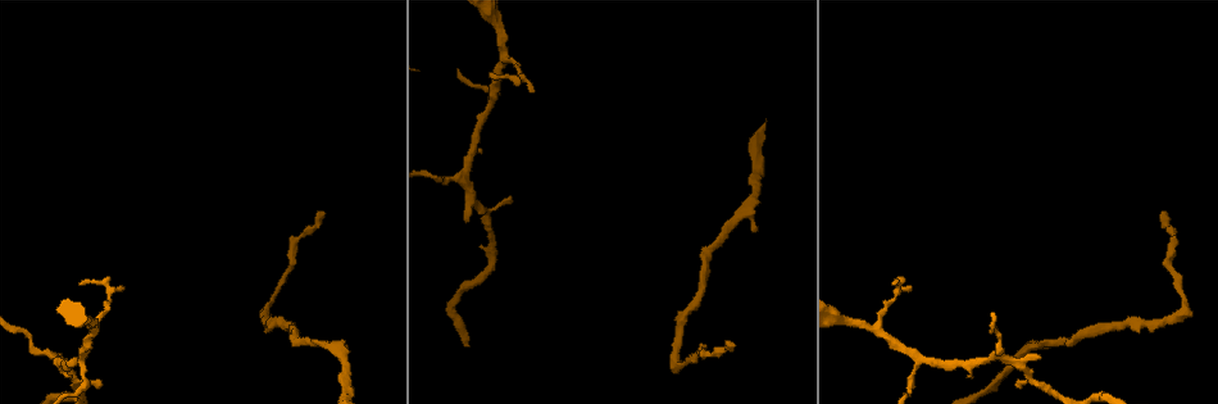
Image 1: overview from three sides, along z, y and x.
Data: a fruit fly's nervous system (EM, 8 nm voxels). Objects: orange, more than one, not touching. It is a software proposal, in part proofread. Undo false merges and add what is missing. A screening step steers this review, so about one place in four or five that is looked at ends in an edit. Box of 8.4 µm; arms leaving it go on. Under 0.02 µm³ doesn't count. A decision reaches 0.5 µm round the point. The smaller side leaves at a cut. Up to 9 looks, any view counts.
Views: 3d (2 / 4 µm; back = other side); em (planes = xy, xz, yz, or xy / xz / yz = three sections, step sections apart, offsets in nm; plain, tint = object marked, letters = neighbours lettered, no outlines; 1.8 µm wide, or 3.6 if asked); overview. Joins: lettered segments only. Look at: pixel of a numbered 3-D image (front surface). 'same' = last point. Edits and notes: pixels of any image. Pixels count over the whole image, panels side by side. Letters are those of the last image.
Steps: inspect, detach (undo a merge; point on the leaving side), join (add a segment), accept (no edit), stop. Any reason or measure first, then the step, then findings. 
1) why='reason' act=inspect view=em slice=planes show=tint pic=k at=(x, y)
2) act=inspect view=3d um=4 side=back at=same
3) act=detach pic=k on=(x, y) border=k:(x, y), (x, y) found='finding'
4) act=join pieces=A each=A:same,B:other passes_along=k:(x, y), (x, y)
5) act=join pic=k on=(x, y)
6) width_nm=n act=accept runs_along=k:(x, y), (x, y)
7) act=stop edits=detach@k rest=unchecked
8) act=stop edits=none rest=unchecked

act=inspect view=em um=3.6 slice=planes show=letters pic=1 at=(678, 364)

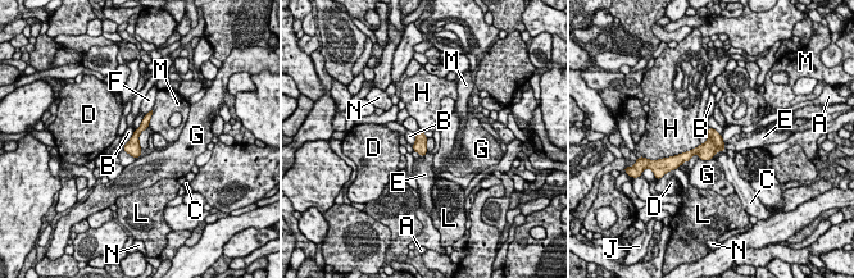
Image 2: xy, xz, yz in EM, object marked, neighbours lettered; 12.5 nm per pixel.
width_nm=160 act=join pieces=E each=A:other,B:other,C:other,D:other,E:same,F:other,G:other,H:other,J:other,L:other,M:other,N:other found='the neuron continues'

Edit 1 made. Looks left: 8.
why='see it whole again' act=inspect view=overview

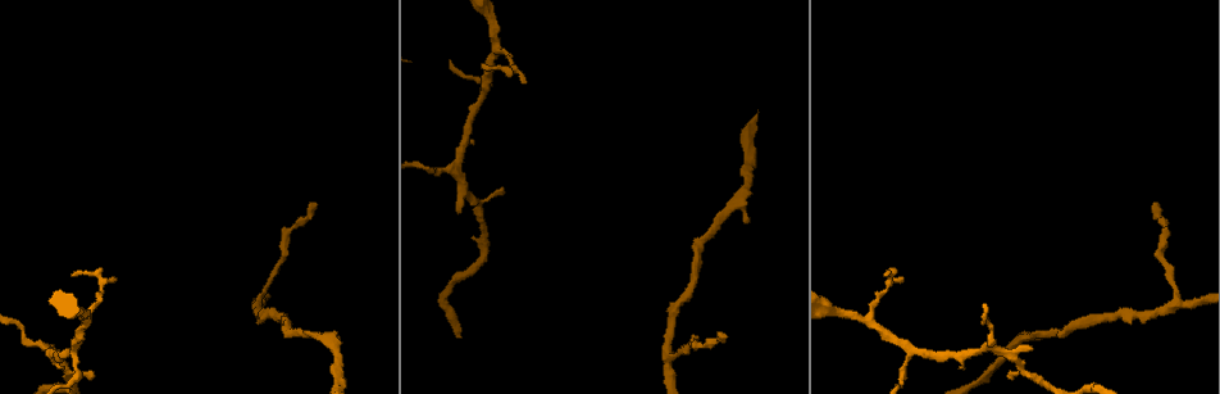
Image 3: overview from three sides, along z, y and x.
why='thin end' act=inspect view=em slice=yz step=4 show=letters pic=3 at=(723, 339)

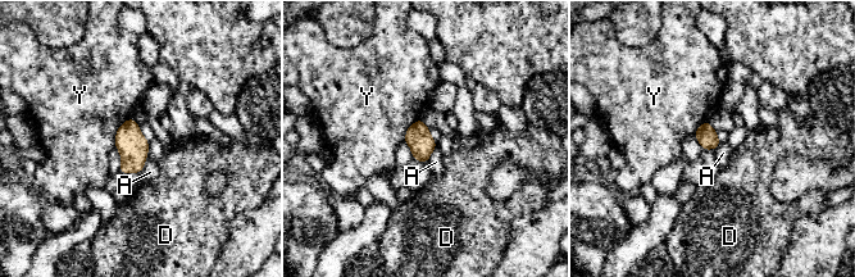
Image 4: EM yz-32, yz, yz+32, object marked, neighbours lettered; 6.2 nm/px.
act=inspect view=em slice=planes show=letters at=same

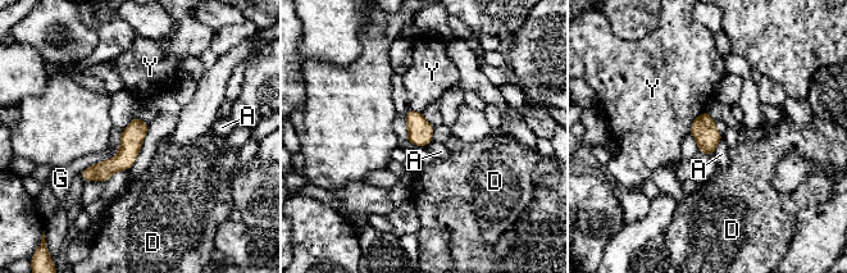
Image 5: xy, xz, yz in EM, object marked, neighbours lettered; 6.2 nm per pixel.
act=accept each=A:other,D:other,G:other,Y:other runs_along=5:(144, 126), (114, 164), (83, 176) found='none of them fits'

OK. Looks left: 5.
act=inspect view=em slice=planes show=tint pic=3 at=(978, 352)

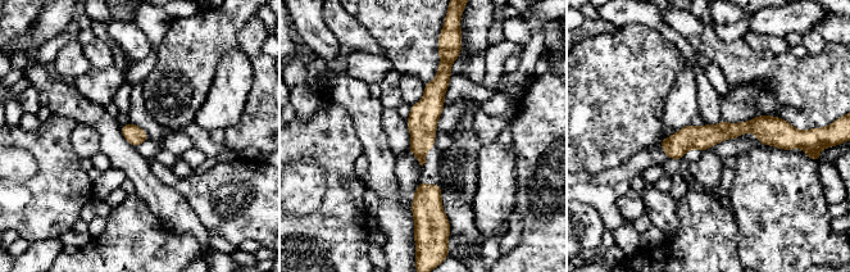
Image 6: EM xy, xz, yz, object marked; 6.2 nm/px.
act=inspect view=em slice=planes show=letters at=same

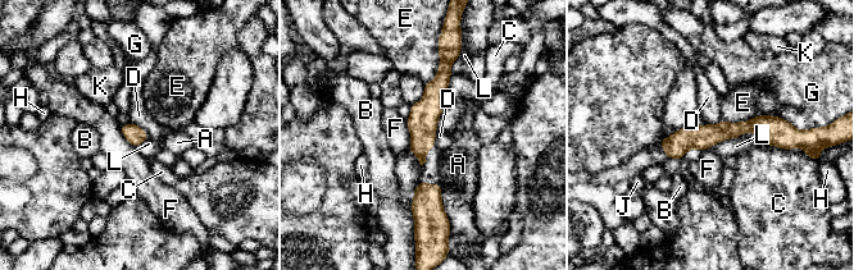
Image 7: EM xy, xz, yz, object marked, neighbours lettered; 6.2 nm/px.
act=accept each=A:other,B:other,C:other,D:other,E:other,F:other,G:other,H:other,J:other,K:other,L:other border=7:(419, 179), (412, 202), (413, 219) found='continuous, no second neuron'

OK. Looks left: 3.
act=stop edits=join@2 rest=unchecked

